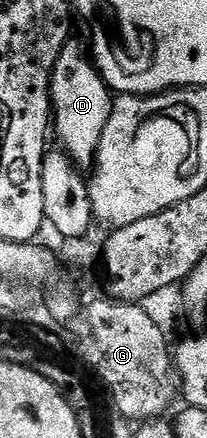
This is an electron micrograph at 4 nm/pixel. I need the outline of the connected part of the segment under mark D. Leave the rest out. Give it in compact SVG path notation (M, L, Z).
M67 43L56 59L56 67L50 80L50 103L52 106L52 129L58 132L57 143L67 157L78 167L93 166L98 156L104 127L112 115L114 97L106 81L98 73L91 54L75 43Z

